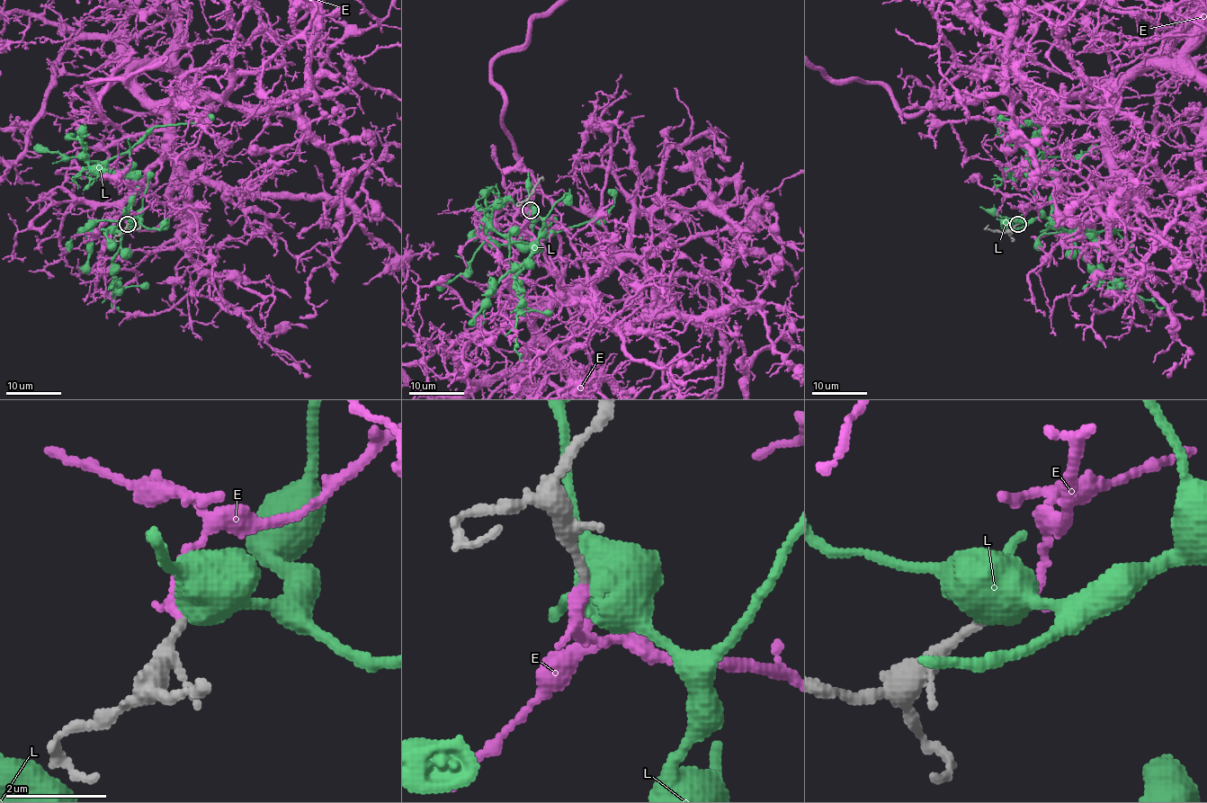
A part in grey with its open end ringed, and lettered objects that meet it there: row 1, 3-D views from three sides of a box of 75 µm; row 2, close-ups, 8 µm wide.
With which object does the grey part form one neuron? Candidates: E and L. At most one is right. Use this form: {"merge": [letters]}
{"merge": ["E"]}

